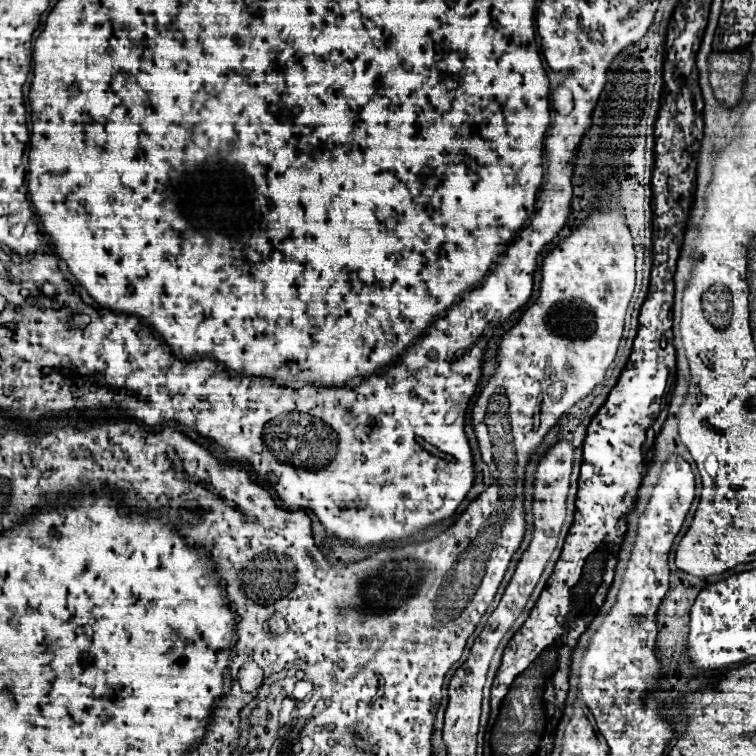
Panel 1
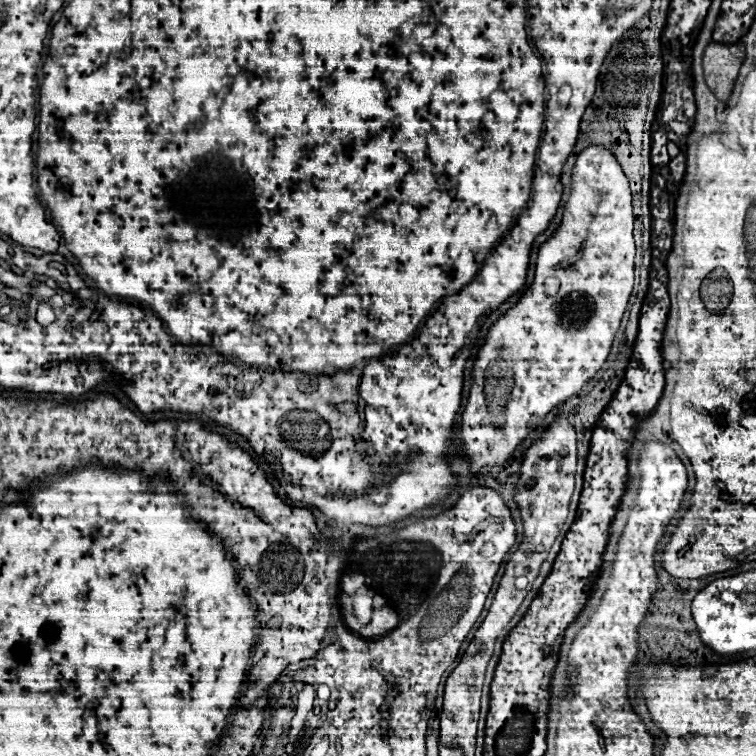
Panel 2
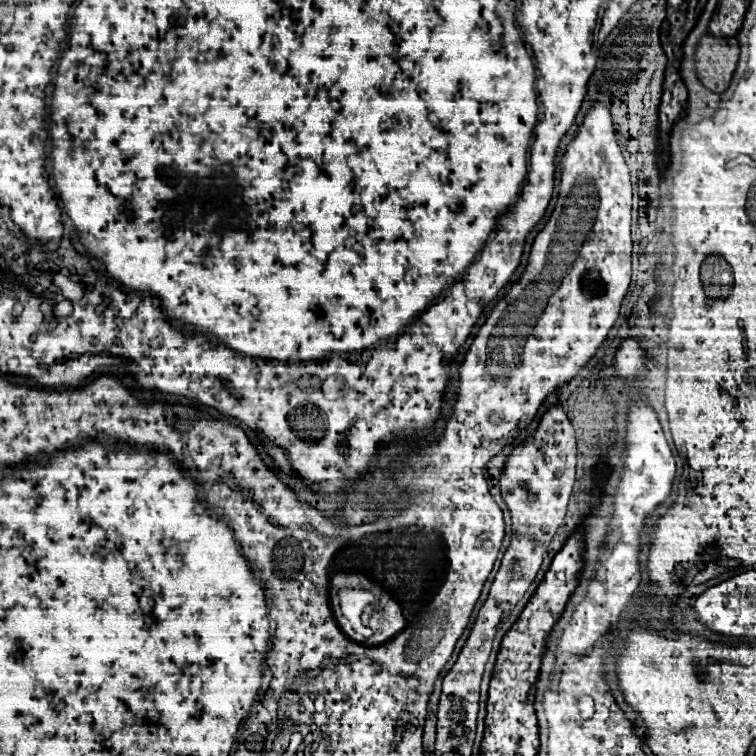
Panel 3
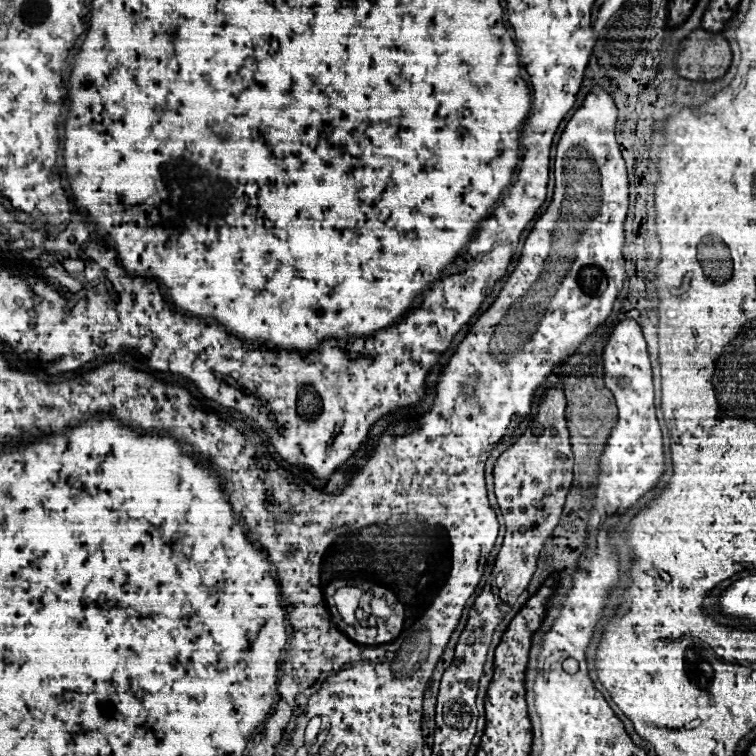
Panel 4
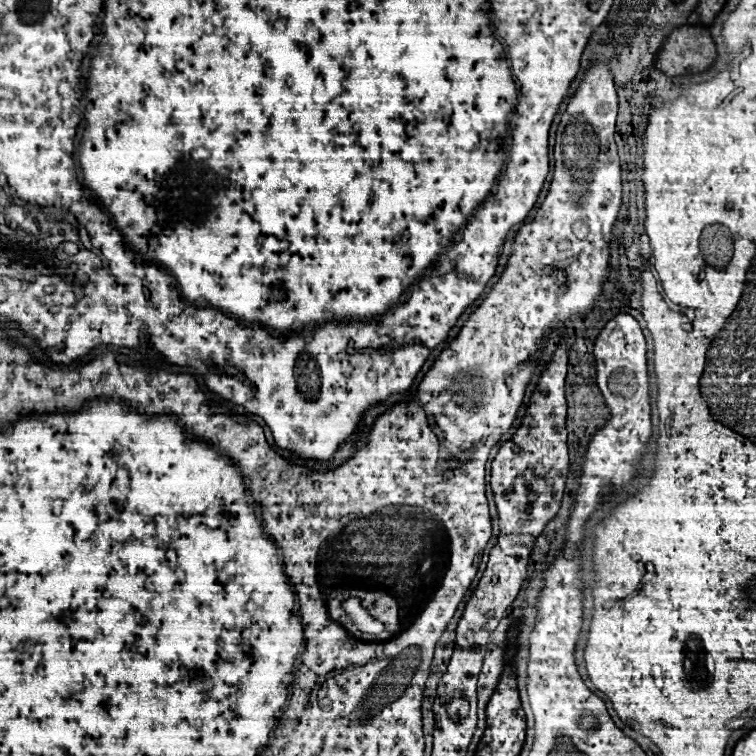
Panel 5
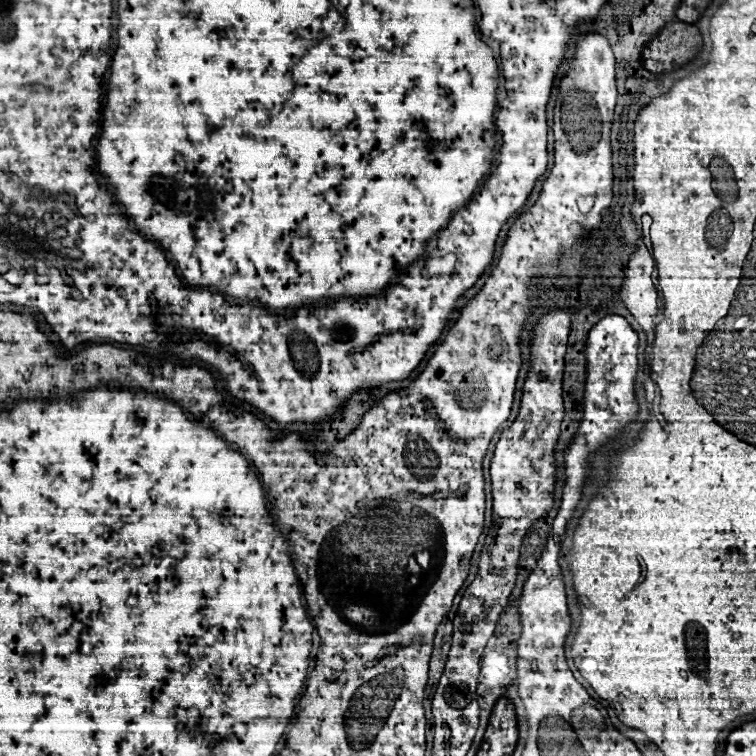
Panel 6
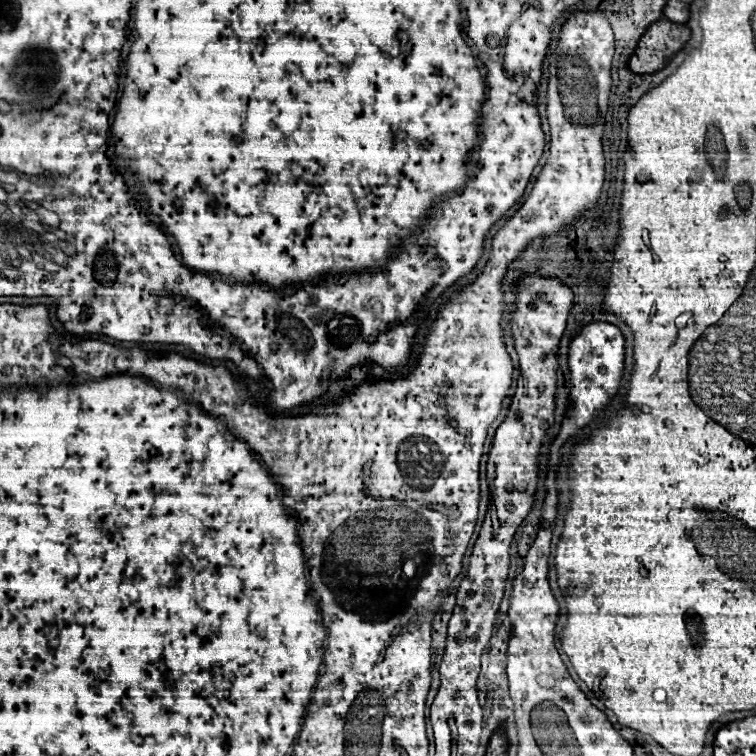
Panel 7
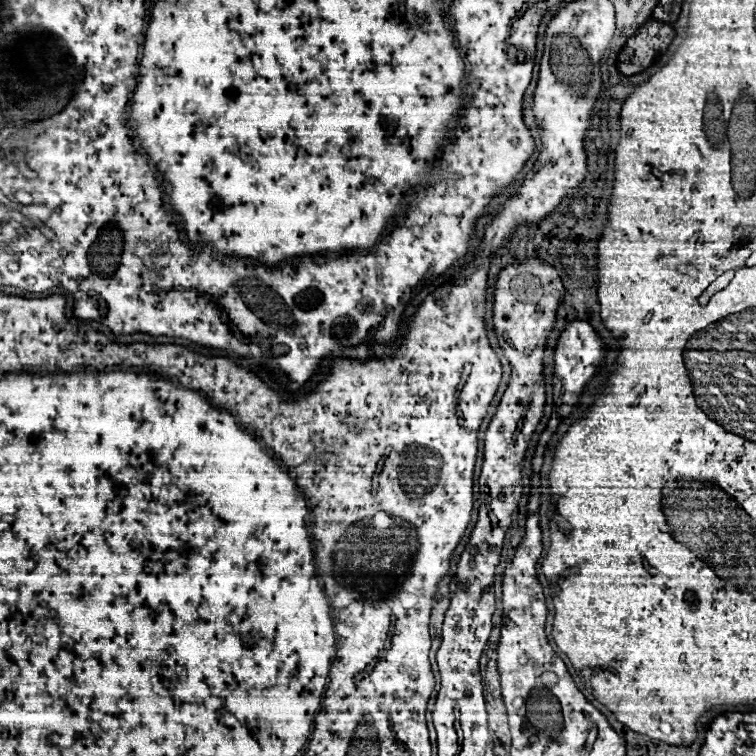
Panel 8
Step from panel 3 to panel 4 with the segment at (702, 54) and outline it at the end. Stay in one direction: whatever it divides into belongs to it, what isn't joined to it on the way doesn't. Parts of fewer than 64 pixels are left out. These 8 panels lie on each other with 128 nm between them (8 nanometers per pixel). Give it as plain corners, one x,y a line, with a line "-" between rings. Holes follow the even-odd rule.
694,30
680,46
676,58
676,70
680,76
698,82
720,80
732,62
732,50
726,38
720,34

